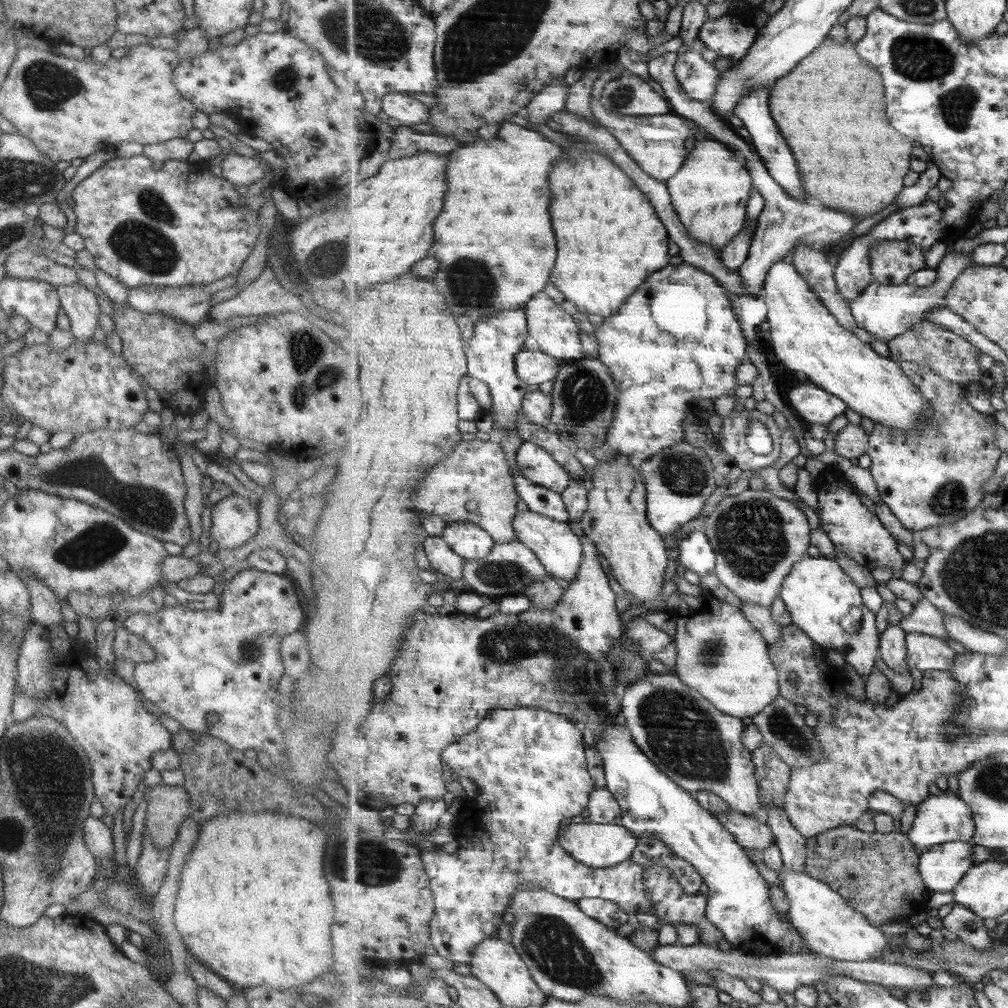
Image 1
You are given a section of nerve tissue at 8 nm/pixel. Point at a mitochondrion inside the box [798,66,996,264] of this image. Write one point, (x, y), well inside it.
(957, 103)

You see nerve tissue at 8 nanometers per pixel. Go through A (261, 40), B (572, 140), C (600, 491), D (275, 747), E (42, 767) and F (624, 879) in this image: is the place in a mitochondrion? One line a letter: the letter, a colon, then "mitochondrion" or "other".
A: other
B: other
C: other
D: other
E: mitochondrion
F: other

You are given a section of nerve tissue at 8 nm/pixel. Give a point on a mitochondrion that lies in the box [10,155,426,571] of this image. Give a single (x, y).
(145, 506)

